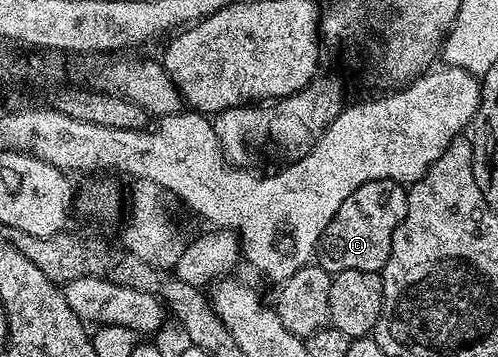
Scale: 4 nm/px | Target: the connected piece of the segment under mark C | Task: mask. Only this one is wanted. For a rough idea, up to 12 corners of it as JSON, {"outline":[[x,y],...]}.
{"outline":[[369,180],[337,208],[317,264],[379,272],[407,190]]}

